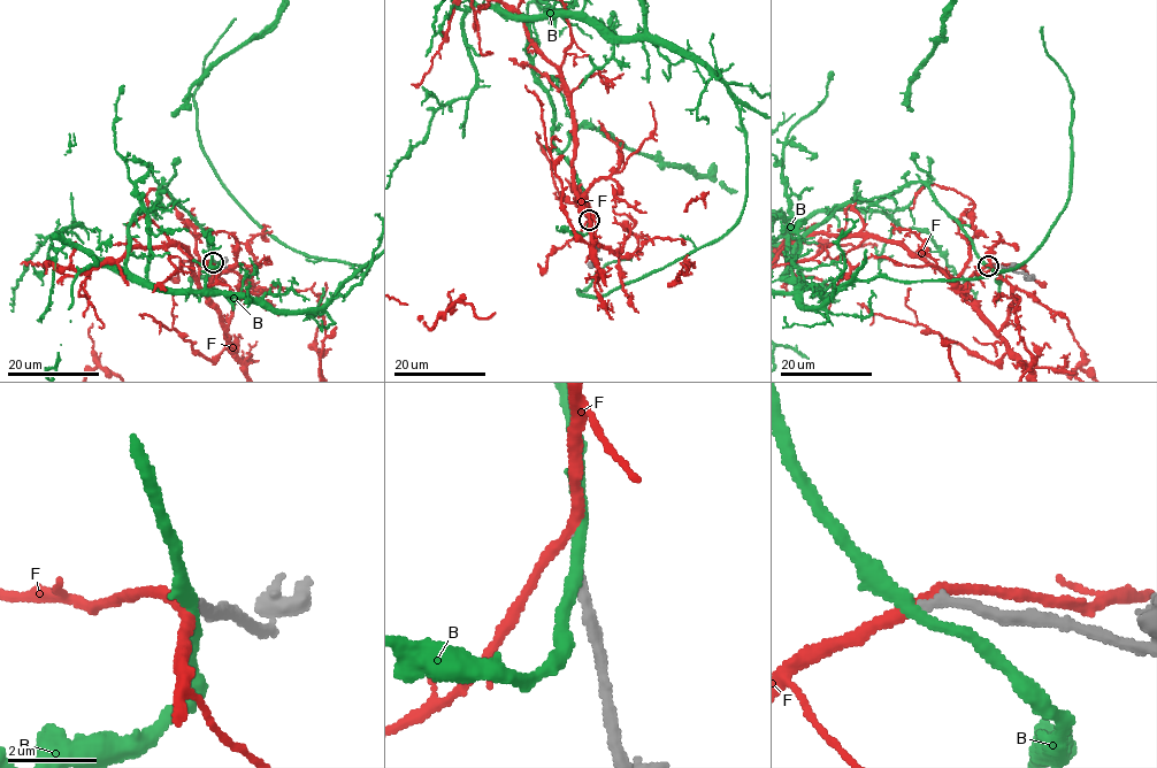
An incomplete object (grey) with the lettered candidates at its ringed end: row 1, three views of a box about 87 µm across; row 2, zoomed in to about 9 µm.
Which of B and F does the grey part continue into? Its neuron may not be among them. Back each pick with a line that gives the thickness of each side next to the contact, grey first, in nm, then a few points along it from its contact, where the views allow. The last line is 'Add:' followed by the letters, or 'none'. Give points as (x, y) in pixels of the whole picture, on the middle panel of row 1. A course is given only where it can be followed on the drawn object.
F: 220 nm thick on the grey side, 240 nm on the other
Add: F

